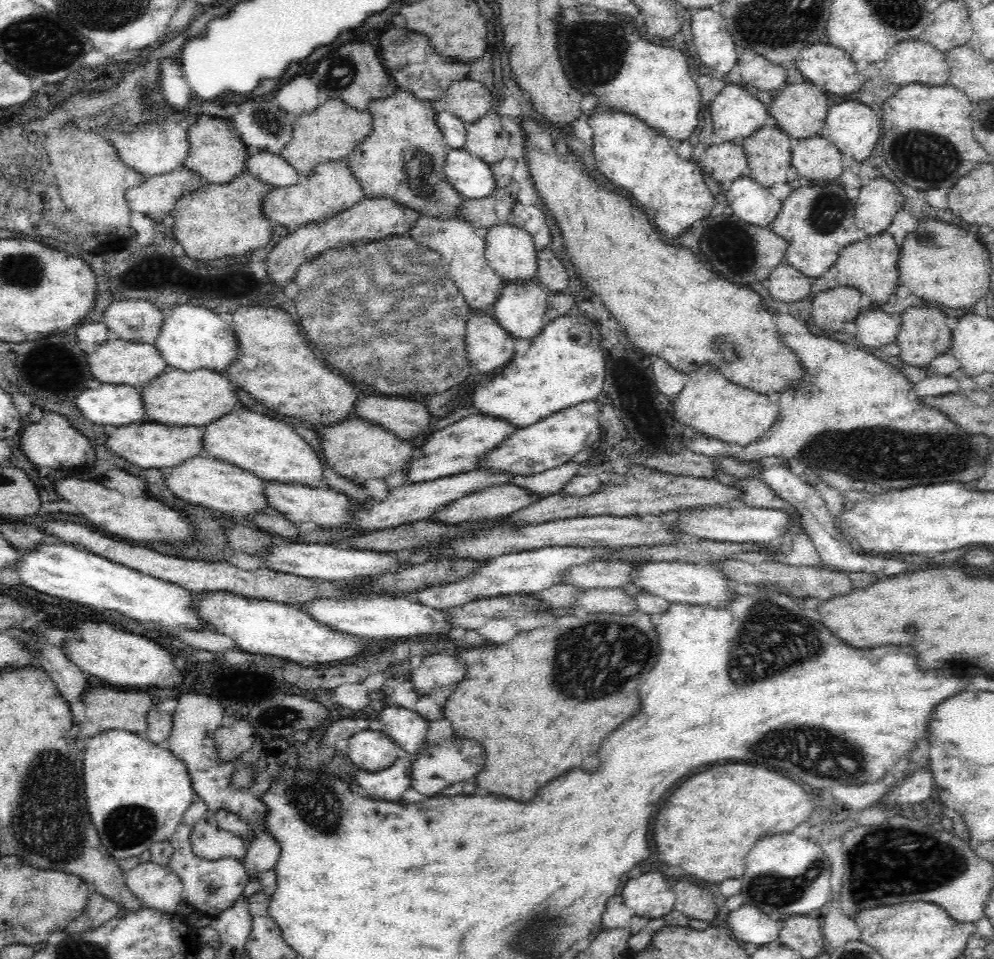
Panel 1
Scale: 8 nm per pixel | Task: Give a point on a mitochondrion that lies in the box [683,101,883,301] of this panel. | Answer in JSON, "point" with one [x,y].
{"point":[829,211]}

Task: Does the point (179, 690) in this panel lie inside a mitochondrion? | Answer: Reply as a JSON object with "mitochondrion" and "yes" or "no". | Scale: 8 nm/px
{"mitochondrion":"no"}

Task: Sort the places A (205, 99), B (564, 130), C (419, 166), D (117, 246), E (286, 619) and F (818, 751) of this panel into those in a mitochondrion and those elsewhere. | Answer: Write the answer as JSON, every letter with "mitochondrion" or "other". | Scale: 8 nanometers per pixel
{"A":"other","B":"other","C":"mitochondrion","D":"other","E":"other","F":"mitochondrion"}

